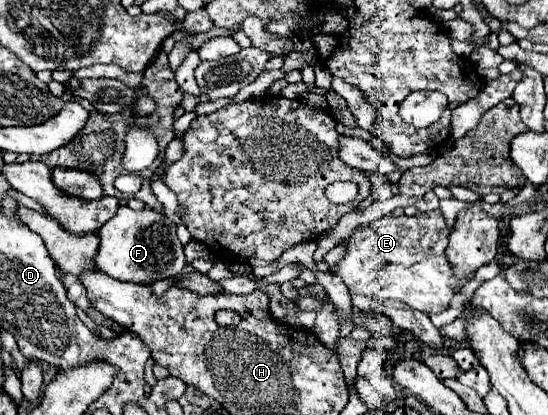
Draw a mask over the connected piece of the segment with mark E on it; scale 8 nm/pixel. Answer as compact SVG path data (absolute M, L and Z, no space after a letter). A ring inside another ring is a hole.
M439 209L427 211L427 213L415 213L413 217L381 217L369 227L357 227L347 243L347 255L337 267L337 275L343 279L343 283L349 287L351 295L367 295L377 301L395 299L401 303L407 303L409 307L423 311L423 313L441 313L449 307L453 299L453 289L463 287L471 277L467 279L455 279L451 263L447 261L445 249L448 244L449 230L445 223L445 217Z

